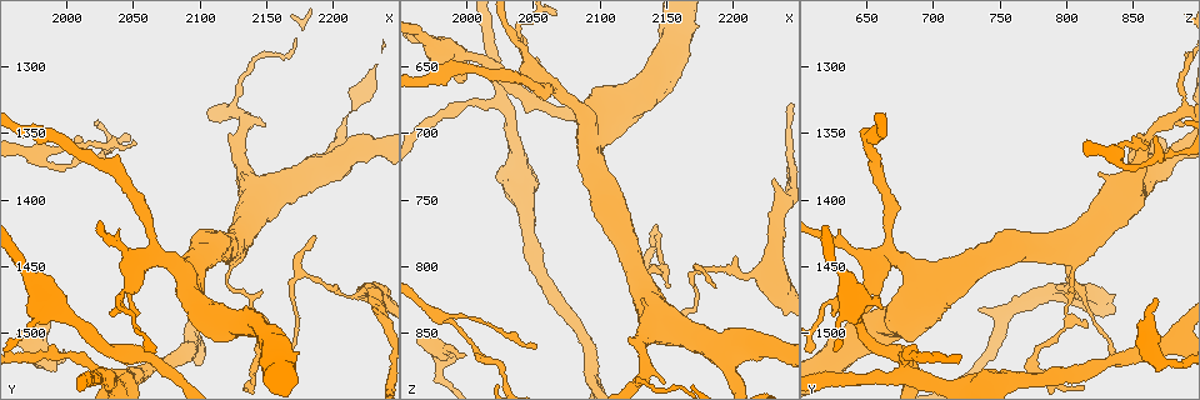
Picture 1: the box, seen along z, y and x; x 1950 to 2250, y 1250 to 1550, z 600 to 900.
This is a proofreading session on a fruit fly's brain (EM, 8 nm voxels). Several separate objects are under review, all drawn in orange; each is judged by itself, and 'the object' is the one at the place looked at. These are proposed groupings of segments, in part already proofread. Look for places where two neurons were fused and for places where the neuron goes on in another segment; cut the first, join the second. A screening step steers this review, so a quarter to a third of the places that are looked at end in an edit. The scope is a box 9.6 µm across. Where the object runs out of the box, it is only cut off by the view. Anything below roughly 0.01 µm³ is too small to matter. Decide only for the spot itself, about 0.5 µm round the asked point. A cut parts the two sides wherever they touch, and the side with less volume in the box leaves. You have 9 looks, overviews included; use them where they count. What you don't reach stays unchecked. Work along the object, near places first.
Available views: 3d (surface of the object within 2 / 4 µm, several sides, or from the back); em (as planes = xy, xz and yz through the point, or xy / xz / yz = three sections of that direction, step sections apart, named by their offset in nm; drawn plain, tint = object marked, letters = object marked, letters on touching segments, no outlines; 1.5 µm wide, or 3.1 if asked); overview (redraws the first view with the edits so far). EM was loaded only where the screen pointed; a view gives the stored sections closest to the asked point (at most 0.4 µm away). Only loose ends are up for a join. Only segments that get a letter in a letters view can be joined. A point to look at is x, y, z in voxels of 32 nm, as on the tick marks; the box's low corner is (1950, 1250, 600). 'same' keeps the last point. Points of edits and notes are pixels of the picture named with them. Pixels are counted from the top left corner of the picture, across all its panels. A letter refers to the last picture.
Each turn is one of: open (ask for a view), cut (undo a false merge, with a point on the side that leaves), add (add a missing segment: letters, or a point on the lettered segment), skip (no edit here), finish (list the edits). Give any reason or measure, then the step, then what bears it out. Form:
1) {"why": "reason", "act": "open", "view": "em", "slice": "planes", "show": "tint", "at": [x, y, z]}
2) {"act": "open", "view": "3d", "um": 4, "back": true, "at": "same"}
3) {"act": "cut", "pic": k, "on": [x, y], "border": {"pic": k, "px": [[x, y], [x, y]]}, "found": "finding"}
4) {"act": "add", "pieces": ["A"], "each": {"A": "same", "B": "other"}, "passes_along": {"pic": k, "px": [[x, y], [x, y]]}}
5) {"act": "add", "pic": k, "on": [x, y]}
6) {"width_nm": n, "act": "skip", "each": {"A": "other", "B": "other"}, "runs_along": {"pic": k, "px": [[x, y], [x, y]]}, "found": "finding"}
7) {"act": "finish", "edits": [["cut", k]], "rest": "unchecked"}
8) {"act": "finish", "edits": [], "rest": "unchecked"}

{"why": "arms part here", "act": "open", "view": "3d", "um": 2, "back": true, "at": [2232, 1472, 782]}

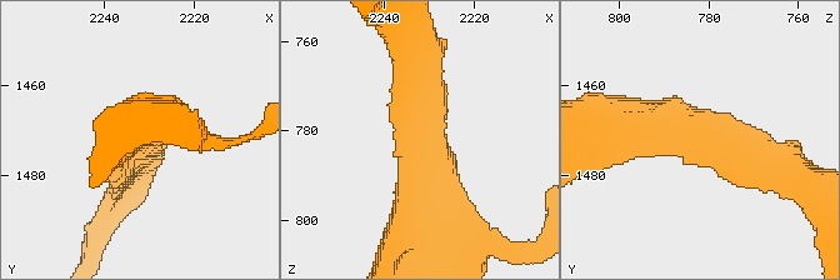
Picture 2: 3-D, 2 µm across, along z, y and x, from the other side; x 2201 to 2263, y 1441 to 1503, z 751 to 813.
{"why": "need the tissue", "act": "open", "view": "em", "slice": "planes", "show": "letters", "at": [2229, 1470, 782]}

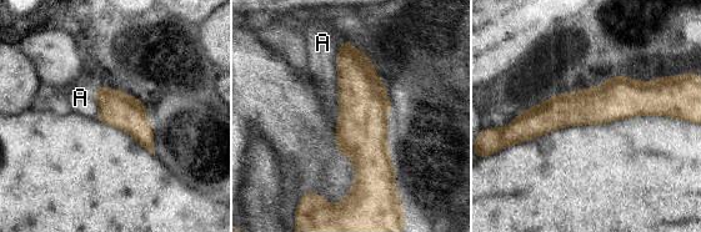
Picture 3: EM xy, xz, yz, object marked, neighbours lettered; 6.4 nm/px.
{"act": "skip", "each": {"A": "other"}, "runs_along": {"pic": 3, "px": [[666, 110], [596, 105], [516, 122]]}, "found": "one neuron here"}

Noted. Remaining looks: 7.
{"why": "an open end", "act": "open", "view": "em", "slice": "xz", "step": 8, "show": "letters", "at": [2052, 1358, 862]}

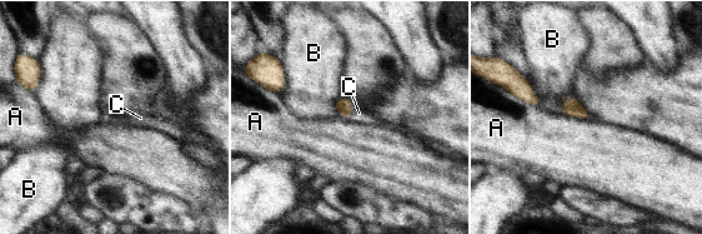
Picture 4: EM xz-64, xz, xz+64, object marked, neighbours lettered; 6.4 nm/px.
{"why": "another direction", "act": "open", "view": "em", "slice": "planes", "show": "letters", "at": "same"}

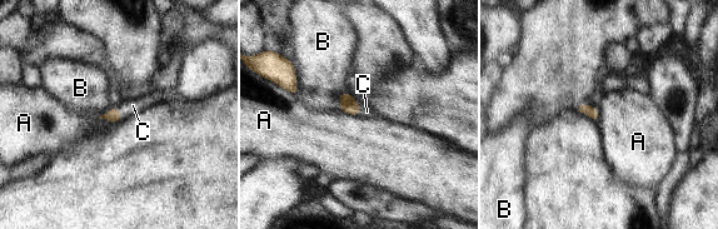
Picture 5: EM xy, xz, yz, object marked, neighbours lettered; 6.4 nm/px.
{"act": "add", "pieces": ["C"], "each": {"A": "other", "B": "other", "C": "same"}, "passes_along": {"pic": 5, "px": [[113, 115], [120, 114], [133, 105]]}, "found": "it goes on there"}

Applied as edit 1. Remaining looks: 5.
{"act": "open", "view": "overview"}

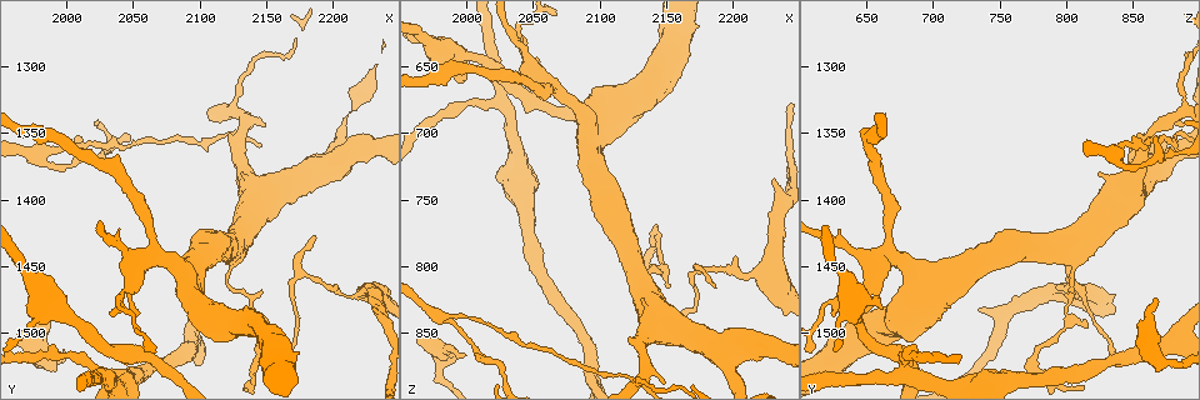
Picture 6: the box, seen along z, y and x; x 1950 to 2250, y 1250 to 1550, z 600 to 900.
{"why": "free end", "act": "open", "view": "em", "slice": "planes", "show": "letters", "at": [1996, 1474, 866]}

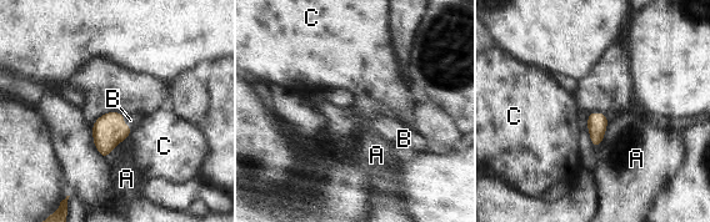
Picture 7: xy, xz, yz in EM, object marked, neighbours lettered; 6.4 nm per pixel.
{"act": "add", "pieces": ["B"], "each": {"A": "other", "B": "same", "C": "other"}, "passes_along": {"pic": 7, "px": [[109, 130], [123, 122], [130, 120]]}, "found": "it goes on there"}

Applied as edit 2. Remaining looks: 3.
{"why": "thick turns thin", "act": "open", "view": "em", "slice": "planes", "show": "letters", "at": [1970, 1450, 626]}

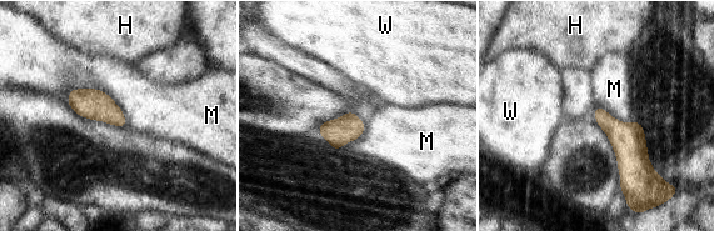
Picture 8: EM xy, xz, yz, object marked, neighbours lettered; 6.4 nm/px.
{"width_nm": 150, "act": "skip", "each": {"H": "other", "M": "other", "W": "other"}, "border": {"pic": 8, "px": [[66, 95], [100, 89], [125, 115]]}, "found": "one neuron here"}

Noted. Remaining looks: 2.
{"act": "finish", "edits": [["add", 5], ["add", 7]], "rest": "unchecked"}

